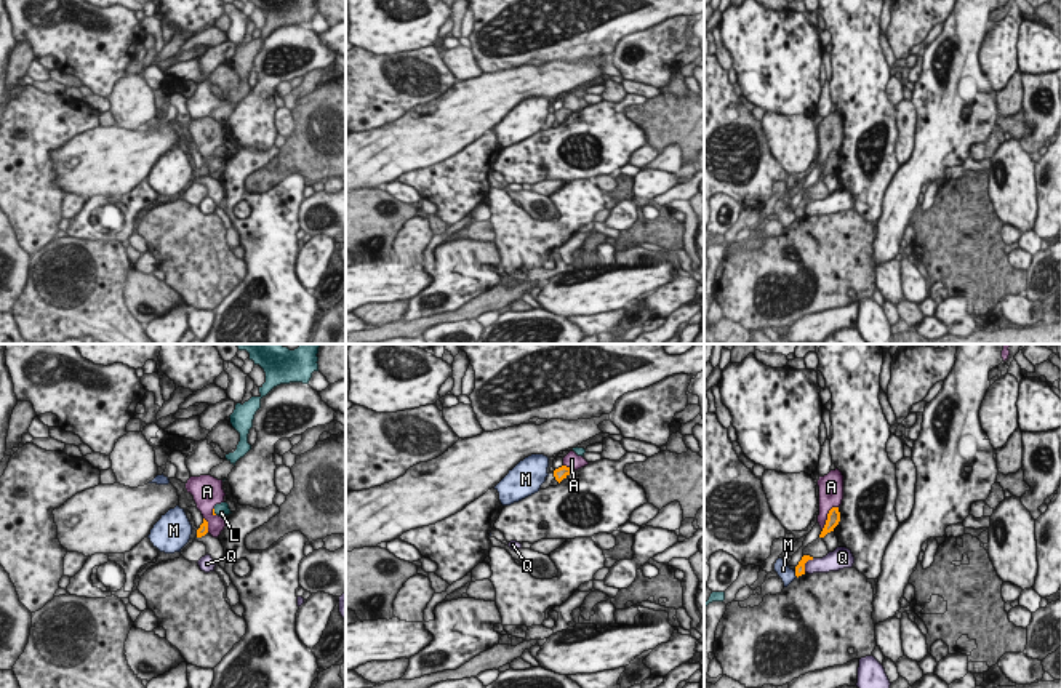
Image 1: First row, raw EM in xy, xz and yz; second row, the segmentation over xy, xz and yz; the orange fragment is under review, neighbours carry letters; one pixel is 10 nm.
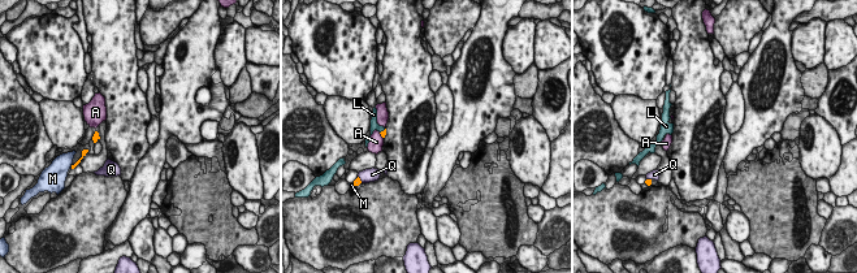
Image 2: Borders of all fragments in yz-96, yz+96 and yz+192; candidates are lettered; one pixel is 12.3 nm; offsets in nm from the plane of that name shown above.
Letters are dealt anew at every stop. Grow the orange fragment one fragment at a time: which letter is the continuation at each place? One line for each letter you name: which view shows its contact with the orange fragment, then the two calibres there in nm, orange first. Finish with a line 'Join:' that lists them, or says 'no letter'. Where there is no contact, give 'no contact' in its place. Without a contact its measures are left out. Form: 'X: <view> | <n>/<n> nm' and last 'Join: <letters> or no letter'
L: xy | 30/130 nm
Join: L

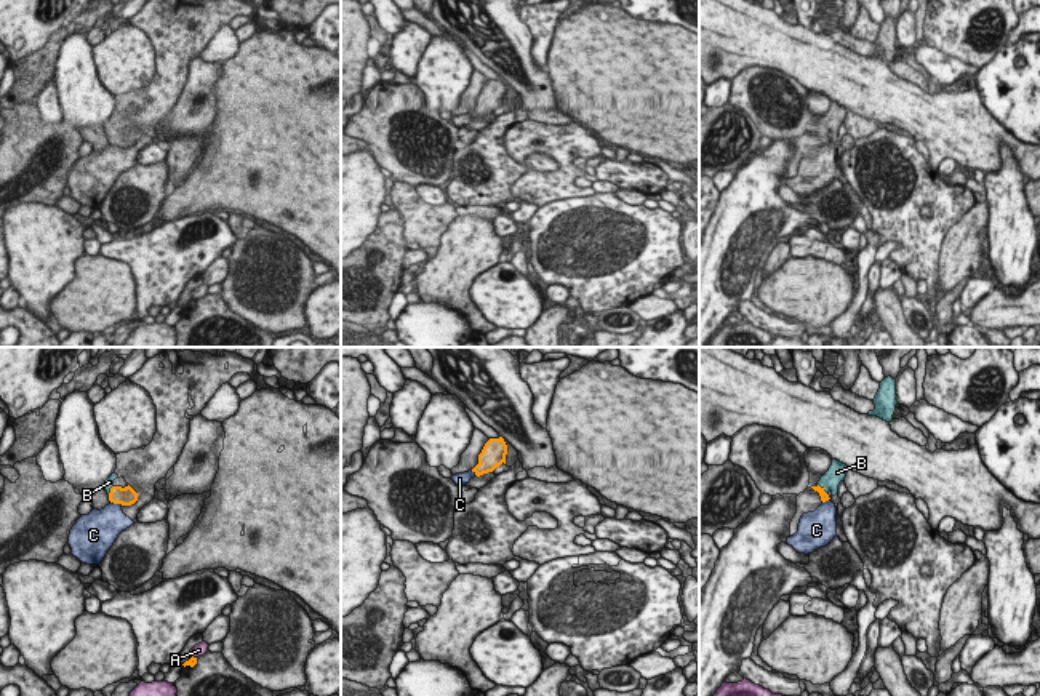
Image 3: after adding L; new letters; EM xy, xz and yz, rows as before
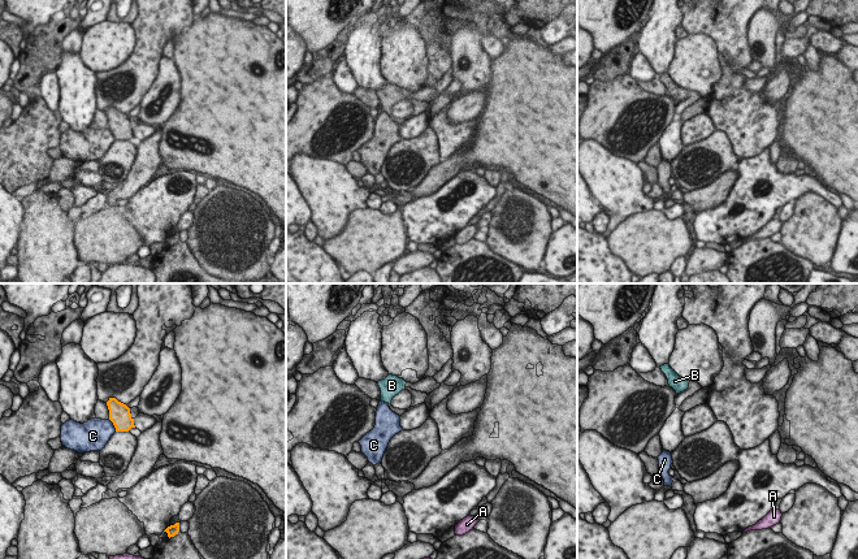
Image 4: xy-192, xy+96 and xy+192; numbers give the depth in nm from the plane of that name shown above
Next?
B: yz | 90/190 nm
Join: B

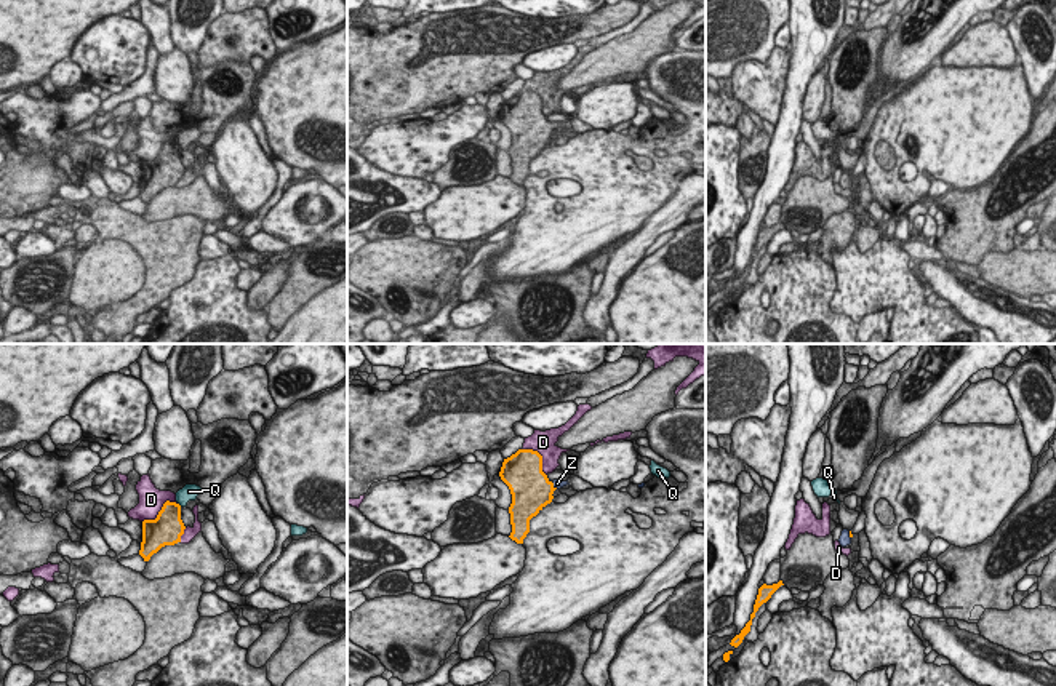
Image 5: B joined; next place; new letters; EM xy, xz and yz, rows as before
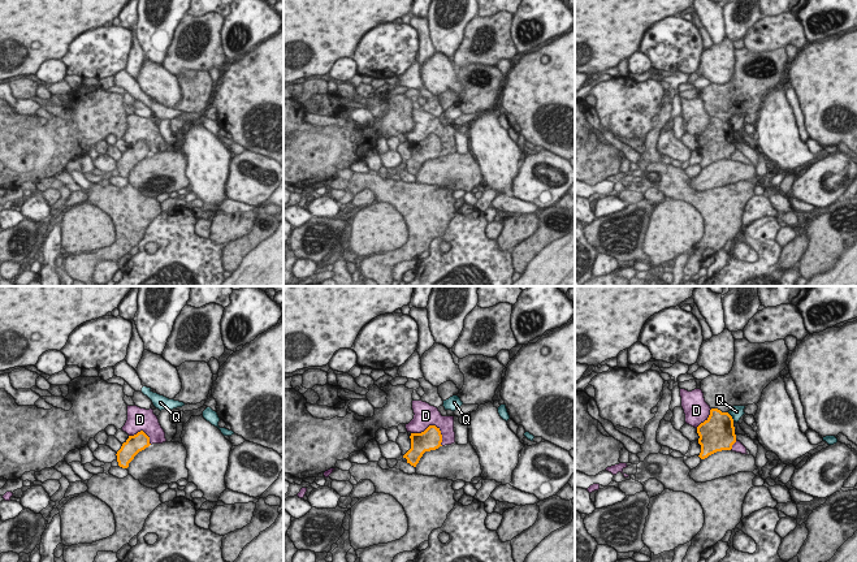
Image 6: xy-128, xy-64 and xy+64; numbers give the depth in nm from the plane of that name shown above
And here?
Z: xz | 400/100 nm
Join: Z

